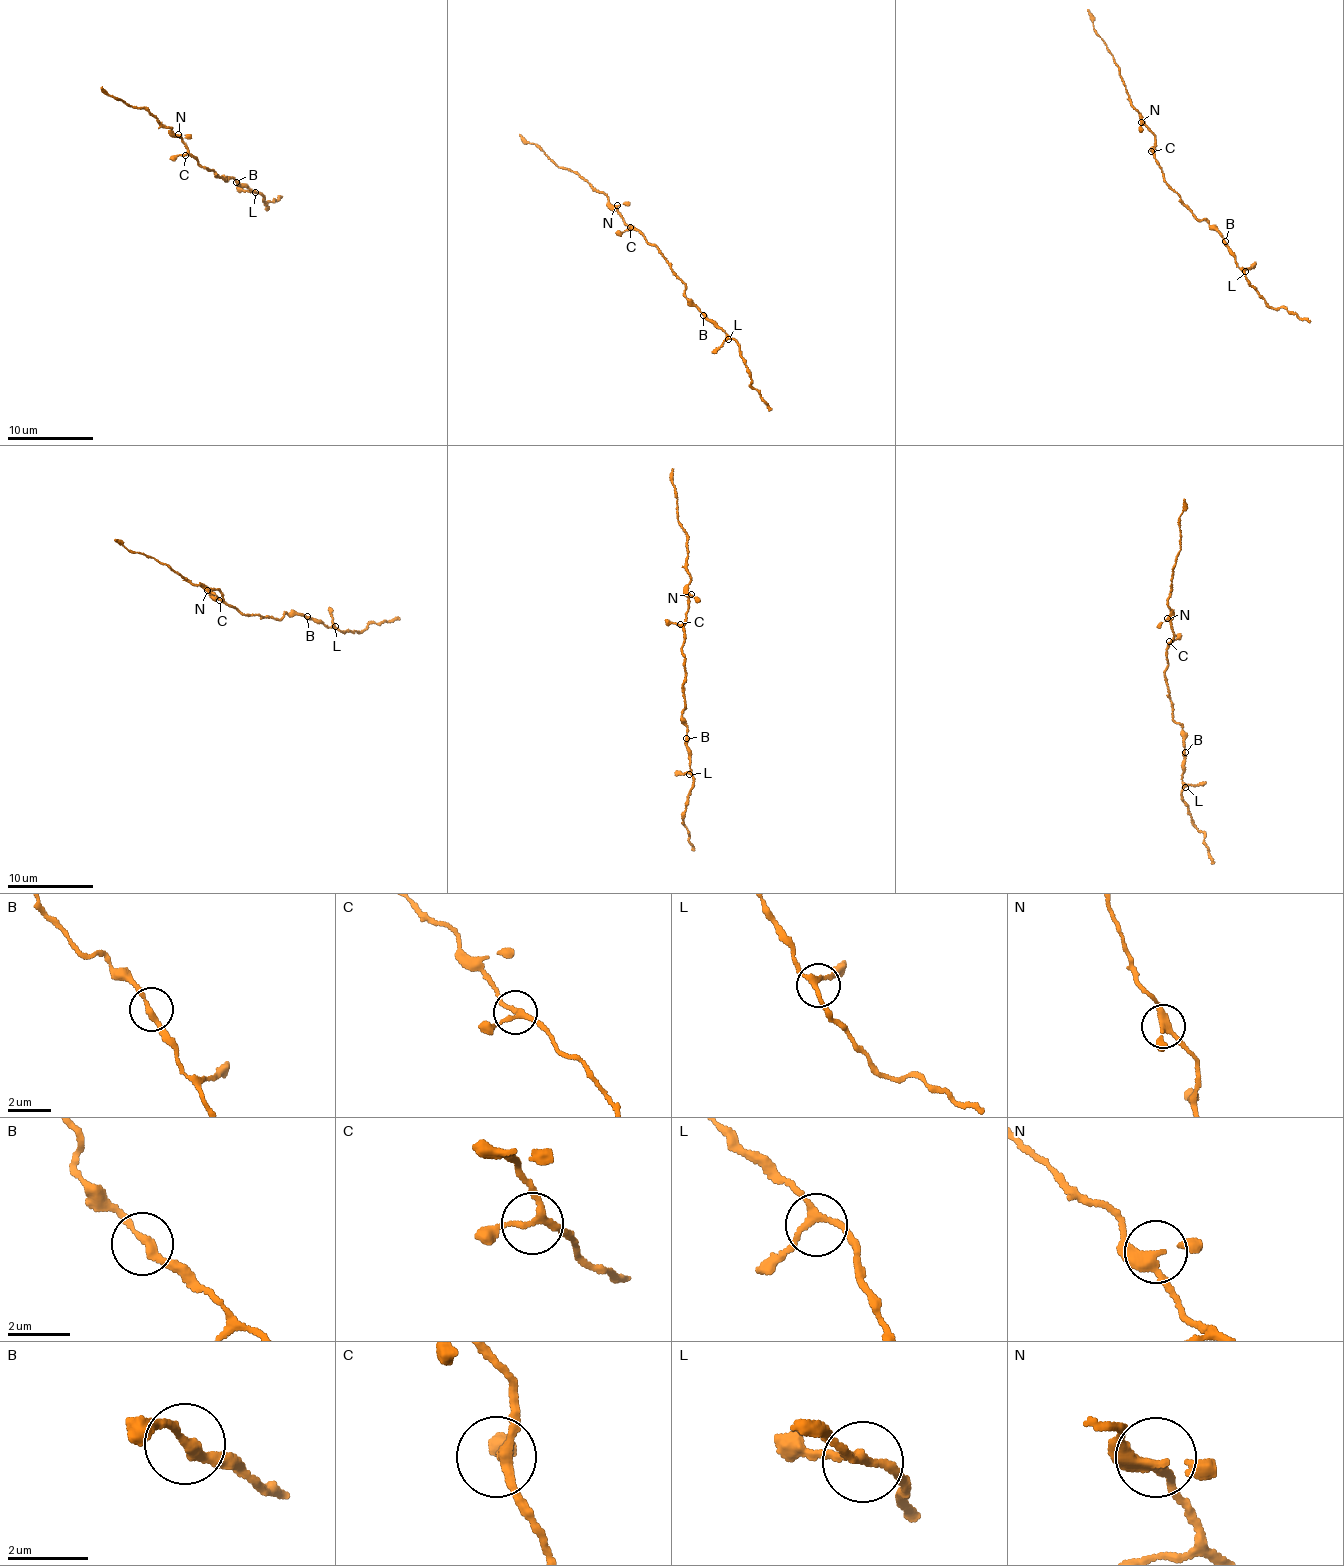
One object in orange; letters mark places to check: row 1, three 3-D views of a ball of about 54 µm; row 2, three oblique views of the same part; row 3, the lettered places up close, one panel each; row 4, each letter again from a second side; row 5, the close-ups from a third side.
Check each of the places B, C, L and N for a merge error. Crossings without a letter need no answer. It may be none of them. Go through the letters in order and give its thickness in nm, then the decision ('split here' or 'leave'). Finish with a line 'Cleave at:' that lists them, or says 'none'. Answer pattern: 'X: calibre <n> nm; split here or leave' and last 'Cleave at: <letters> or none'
B: calibre 240 nm; leave
C: calibre 200 nm; leave
L: calibre 190 nm; leave
N: calibre 280 nm; leave
Cleave at: none

